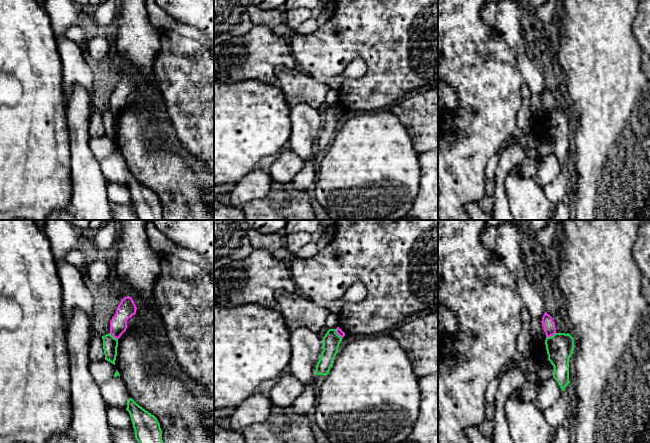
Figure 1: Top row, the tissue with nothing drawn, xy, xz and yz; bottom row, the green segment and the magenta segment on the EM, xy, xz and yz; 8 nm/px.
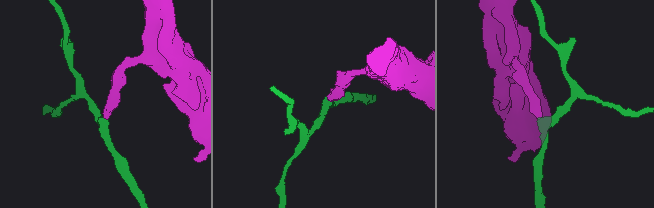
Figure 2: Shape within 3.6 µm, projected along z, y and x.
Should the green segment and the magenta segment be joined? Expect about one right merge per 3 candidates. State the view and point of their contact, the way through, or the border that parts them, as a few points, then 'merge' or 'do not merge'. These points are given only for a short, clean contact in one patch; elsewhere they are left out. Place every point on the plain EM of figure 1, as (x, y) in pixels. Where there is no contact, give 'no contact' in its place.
meets green in yz at (551, 112); border along yz (555, 108), (546, 113); do not merge

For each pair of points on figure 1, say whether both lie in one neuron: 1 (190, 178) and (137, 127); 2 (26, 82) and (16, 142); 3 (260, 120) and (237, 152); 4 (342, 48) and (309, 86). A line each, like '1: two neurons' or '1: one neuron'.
1: one neuron
2: one neuron
3: one neuron
4: two neurons

